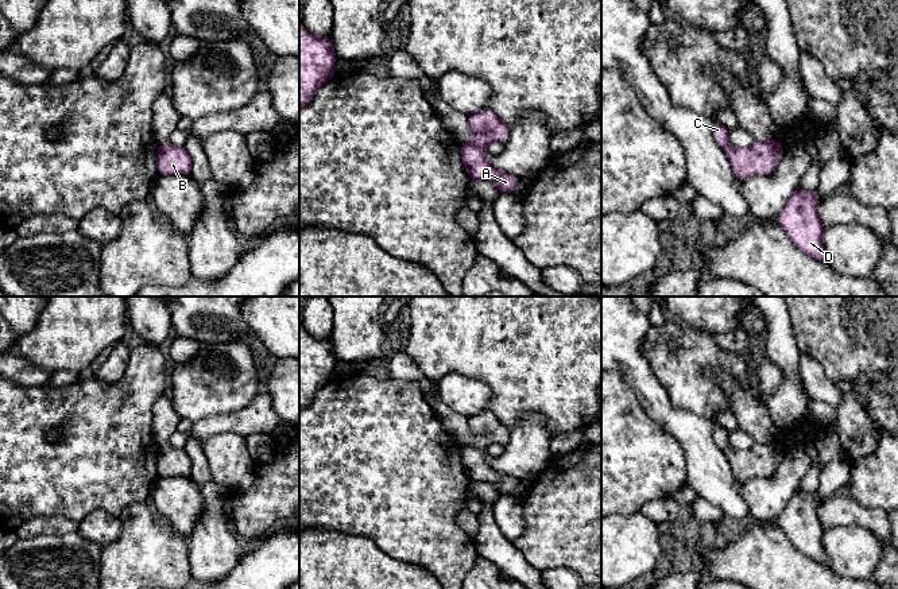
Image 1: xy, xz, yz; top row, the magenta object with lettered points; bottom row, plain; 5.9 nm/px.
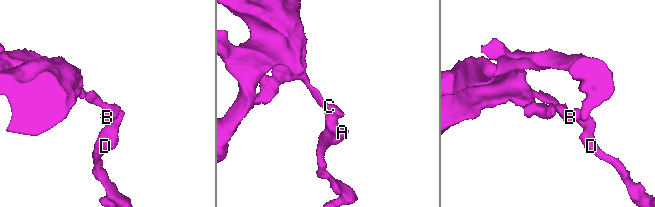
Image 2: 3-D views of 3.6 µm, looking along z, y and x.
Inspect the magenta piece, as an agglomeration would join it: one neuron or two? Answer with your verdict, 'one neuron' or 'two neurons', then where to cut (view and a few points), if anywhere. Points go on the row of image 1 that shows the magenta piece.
one neuron | no cut

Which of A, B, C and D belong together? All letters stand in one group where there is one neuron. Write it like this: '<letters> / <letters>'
A B C D

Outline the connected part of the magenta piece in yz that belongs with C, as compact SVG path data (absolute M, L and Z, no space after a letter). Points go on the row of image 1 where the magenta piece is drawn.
M717 121L712 128L712 133L716 143L725 151L739 181L751 175L769 175L774 173L785 152L775 139L755 142L747 148L736 148L729 143L727 127Z

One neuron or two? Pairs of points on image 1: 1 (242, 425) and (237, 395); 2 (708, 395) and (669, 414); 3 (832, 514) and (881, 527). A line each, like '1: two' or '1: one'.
1: two
2: two
3: one

